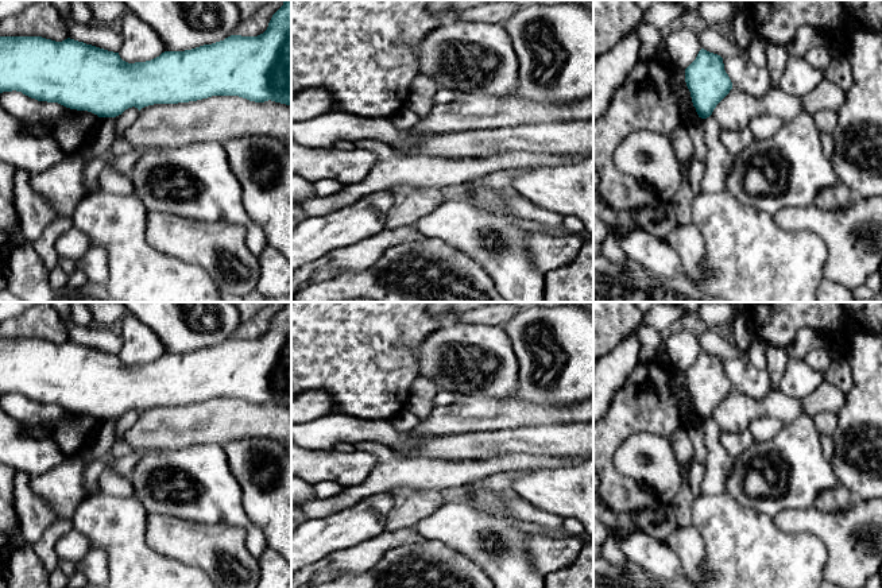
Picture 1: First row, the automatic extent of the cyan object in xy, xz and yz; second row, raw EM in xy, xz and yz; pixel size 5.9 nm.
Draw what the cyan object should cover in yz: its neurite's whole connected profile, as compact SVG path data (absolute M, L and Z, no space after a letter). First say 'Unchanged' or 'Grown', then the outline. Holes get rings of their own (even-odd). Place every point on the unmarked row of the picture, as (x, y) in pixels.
Unchanged. M701 351L685 371L685 384L699 419L707 421L730 395L732 384L724 372L723 360Z

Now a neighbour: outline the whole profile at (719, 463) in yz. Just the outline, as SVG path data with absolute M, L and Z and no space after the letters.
M712 418L704 421L704 442L708 454L701 495L713 496L726 492L726 480L731 472L734 459L720 445L720 434L722 430Z

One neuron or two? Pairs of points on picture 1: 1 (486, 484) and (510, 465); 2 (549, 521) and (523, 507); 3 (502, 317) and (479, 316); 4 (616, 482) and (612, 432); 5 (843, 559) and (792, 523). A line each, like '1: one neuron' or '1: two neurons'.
1: two neurons
2: one neuron
3: one neuron
4: one neuron
5: one neuron

